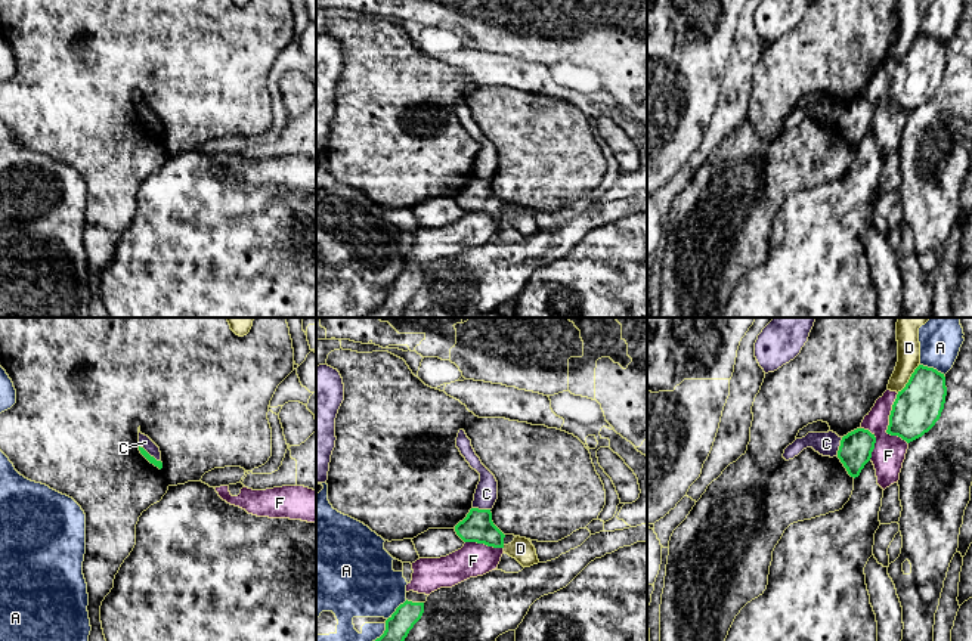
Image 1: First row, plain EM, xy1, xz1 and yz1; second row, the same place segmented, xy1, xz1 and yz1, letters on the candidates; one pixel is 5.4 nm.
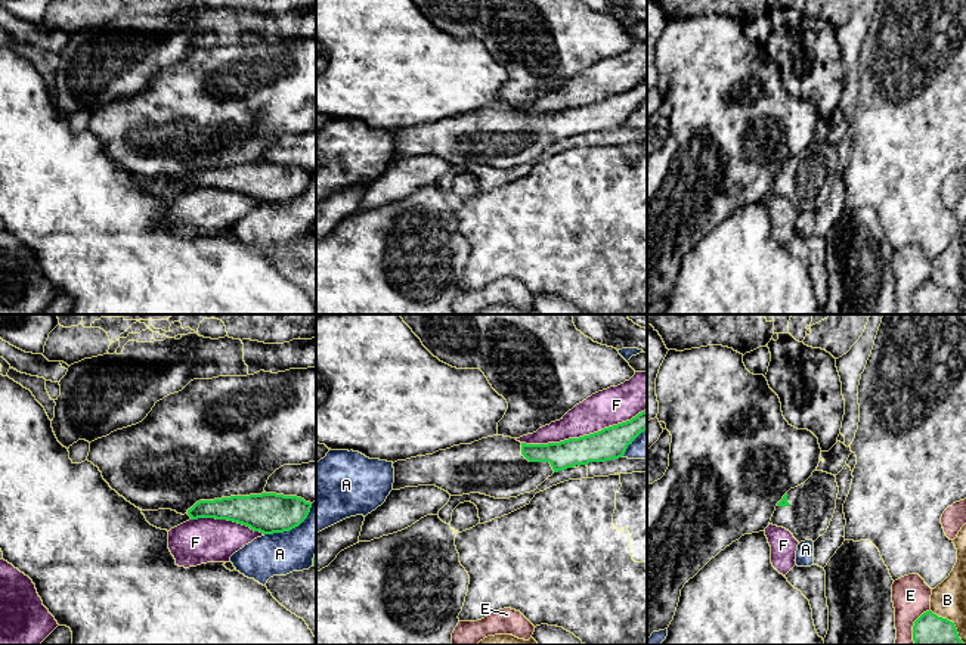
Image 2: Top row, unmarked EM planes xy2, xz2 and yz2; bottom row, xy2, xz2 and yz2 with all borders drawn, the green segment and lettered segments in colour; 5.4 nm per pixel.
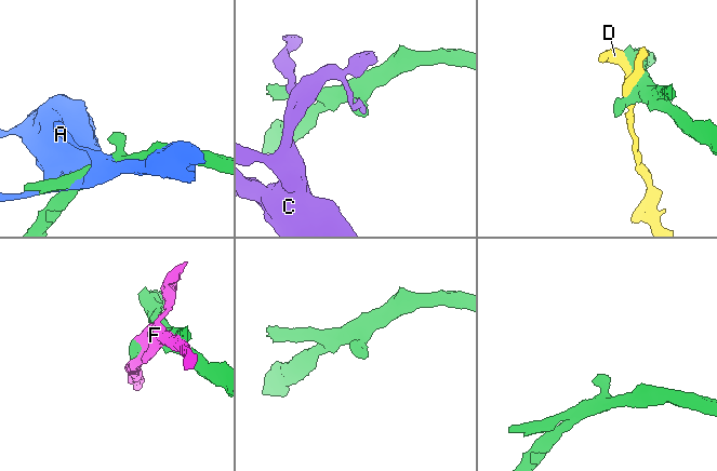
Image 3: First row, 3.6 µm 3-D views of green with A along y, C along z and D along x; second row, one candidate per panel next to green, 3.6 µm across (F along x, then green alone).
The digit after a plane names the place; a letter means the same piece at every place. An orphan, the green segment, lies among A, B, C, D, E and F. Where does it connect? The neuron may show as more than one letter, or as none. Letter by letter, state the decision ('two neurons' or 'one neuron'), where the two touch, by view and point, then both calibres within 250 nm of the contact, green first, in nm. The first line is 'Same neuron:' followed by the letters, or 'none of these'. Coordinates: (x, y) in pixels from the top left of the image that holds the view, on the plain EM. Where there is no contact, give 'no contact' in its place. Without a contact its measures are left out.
Same neuron: none of these
A: two neurons | xy2 (291, 198) | 220/240 nm
B: two neurons | yz2 (951, 291) | 260/190 nm
C: two neurons | xy1 (148, 123) | 40/70 nm
D: two neurons | yz1 (909, 49) | 260/130 nm
E: two neurons | yz2 (913, 295) | 260/200 nm
F: two neurons | xz2 (584, 105) | 180/200 nm

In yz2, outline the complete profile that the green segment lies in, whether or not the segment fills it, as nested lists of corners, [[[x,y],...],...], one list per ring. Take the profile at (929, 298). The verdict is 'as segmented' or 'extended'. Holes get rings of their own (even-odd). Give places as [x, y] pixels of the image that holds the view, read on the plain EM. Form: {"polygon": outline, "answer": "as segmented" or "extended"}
{"polygon": [[[931,279],[913,295],[914,314],[965,314],[953,291],[938,286]]], "answer": "as segmented"}

